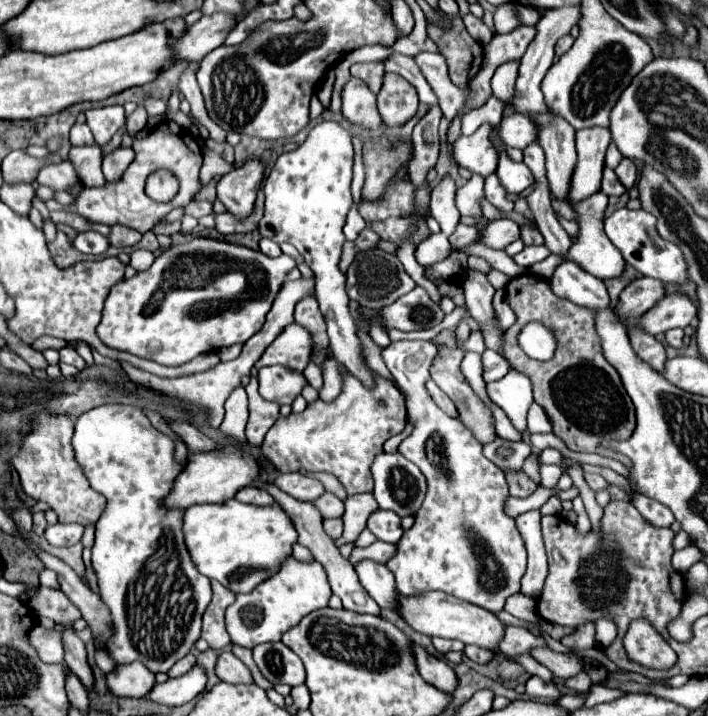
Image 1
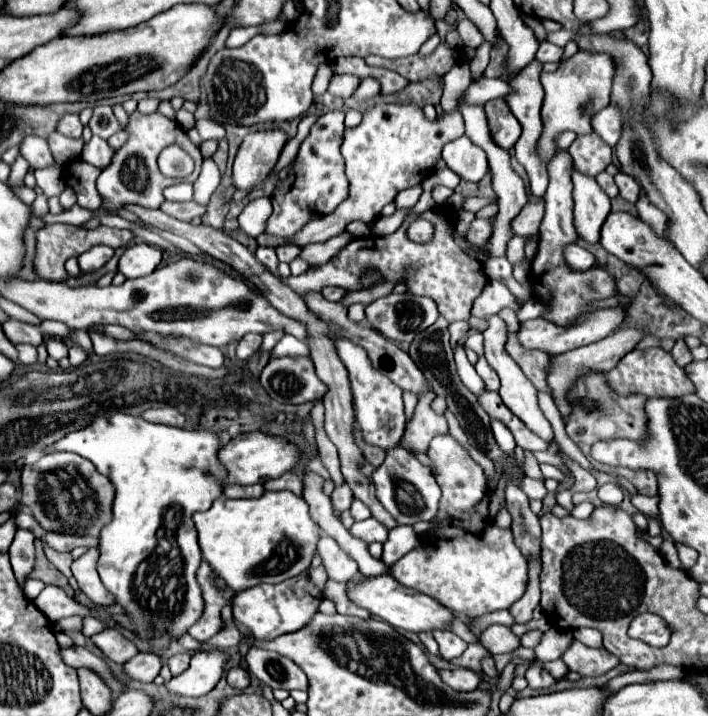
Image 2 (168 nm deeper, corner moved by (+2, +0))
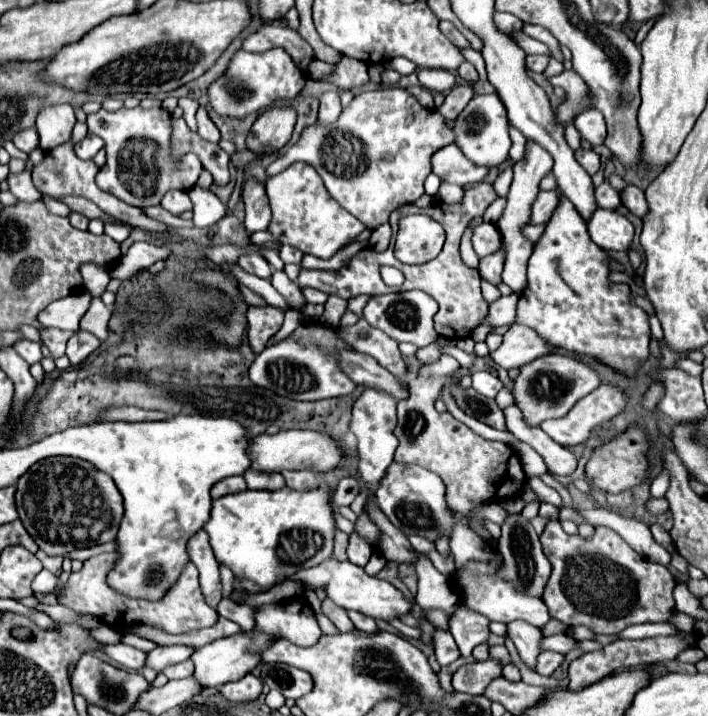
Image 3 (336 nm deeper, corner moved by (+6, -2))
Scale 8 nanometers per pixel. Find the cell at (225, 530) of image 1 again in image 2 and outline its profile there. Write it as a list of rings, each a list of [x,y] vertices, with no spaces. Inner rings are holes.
[[[265,491],[259,499],[227,499],[221,495],[213,501],[211,509],[195,513],[193,521],[199,531],[203,559],[235,593],[261,583],[281,583],[289,577],[297,577],[297,573],[305,573],[321,537],[319,525],[309,515],[309,505],[291,491]]]

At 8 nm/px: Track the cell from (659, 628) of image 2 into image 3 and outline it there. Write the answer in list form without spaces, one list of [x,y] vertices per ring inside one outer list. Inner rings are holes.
[[[653,637],[653,639],[639,639],[639,641],[629,641],[629,639],[615,639],[613,643],[605,645],[599,651],[585,653],[571,661],[569,665],[569,689],[579,691],[591,683],[601,681],[605,675],[611,675],[619,667],[645,667],[647,661],[659,663],[659,661],[671,661],[677,657],[679,651],[687,649],[689,645],[679,641],[677,637]]]

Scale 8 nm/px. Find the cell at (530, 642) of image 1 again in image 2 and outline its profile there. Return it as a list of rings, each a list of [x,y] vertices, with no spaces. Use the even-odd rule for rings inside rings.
[[[491,625],[487,627],[481,637],[479,643],[491,653],[491,655],[499,655],[499,653],[511,653],[519,647],[519,637],[511,633],[509,627],[505,625]]]

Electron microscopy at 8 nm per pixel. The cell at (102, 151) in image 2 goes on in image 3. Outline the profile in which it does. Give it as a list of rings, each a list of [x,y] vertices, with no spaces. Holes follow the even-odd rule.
[[[89,133],[81,143],[75,145],[75,153],[77,153],[81,159],[93,159],[95,153],[97,153],[101,147],[103,147],[103,139],[97,137],[97,135],[93,135],[93,133]]]

